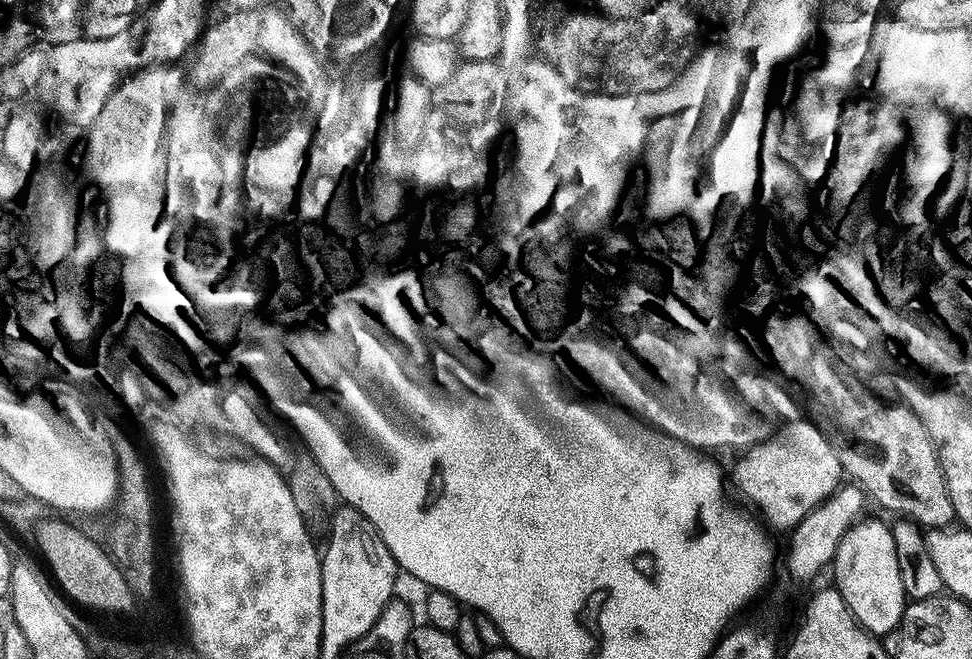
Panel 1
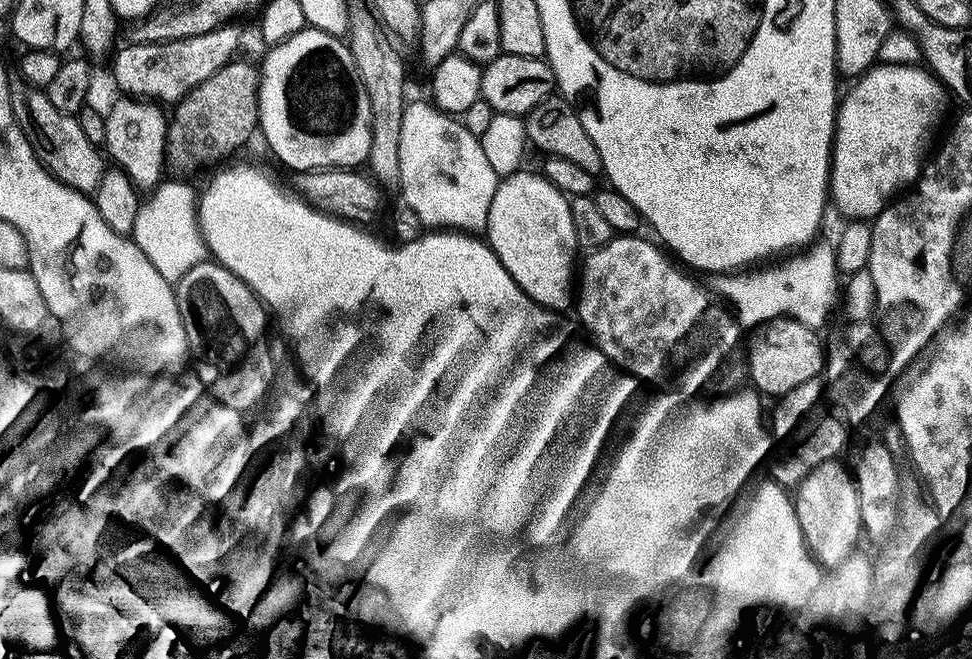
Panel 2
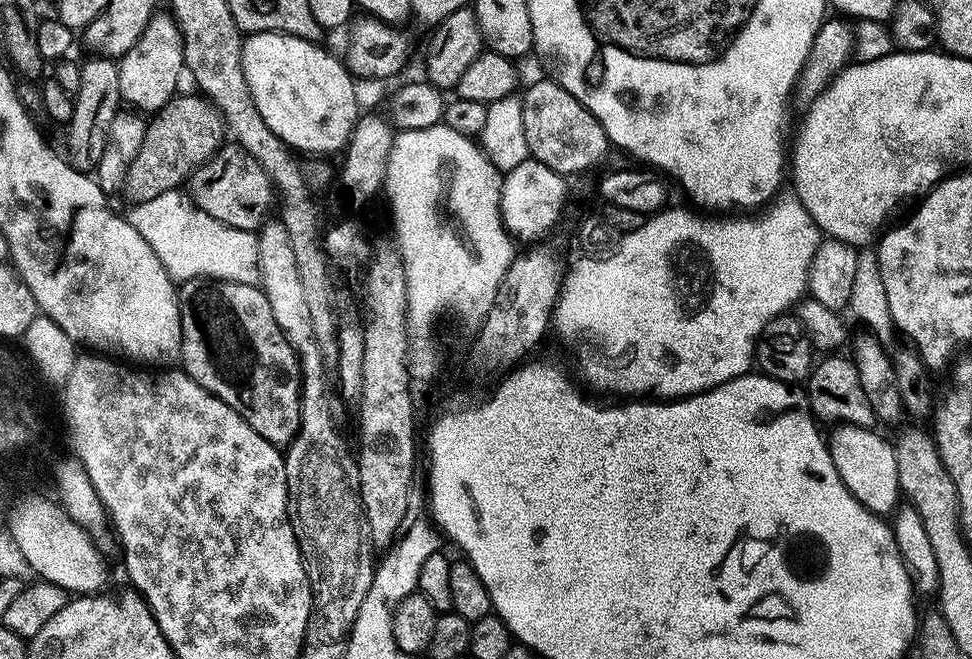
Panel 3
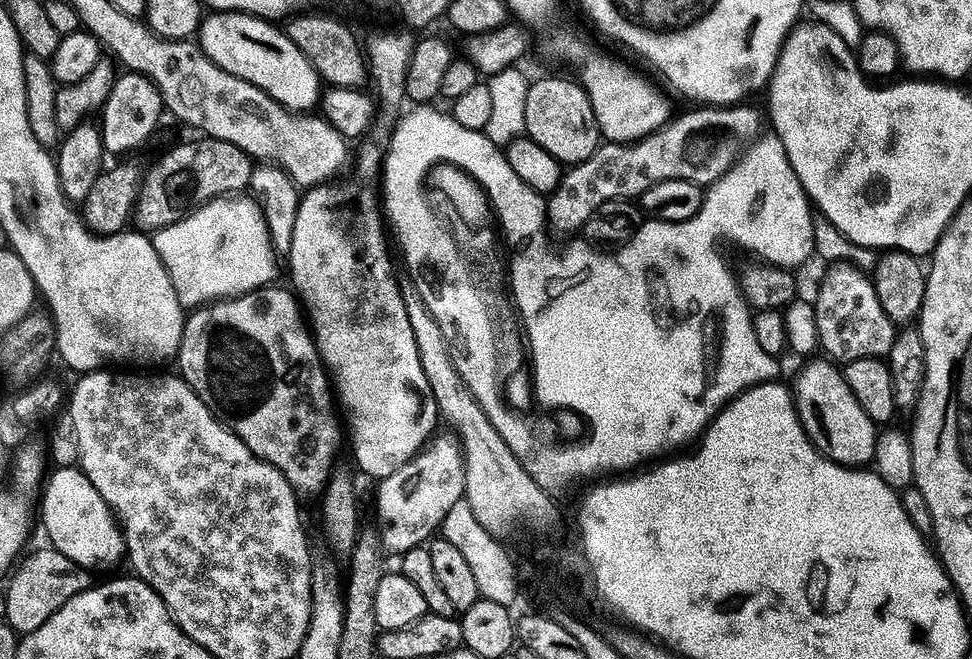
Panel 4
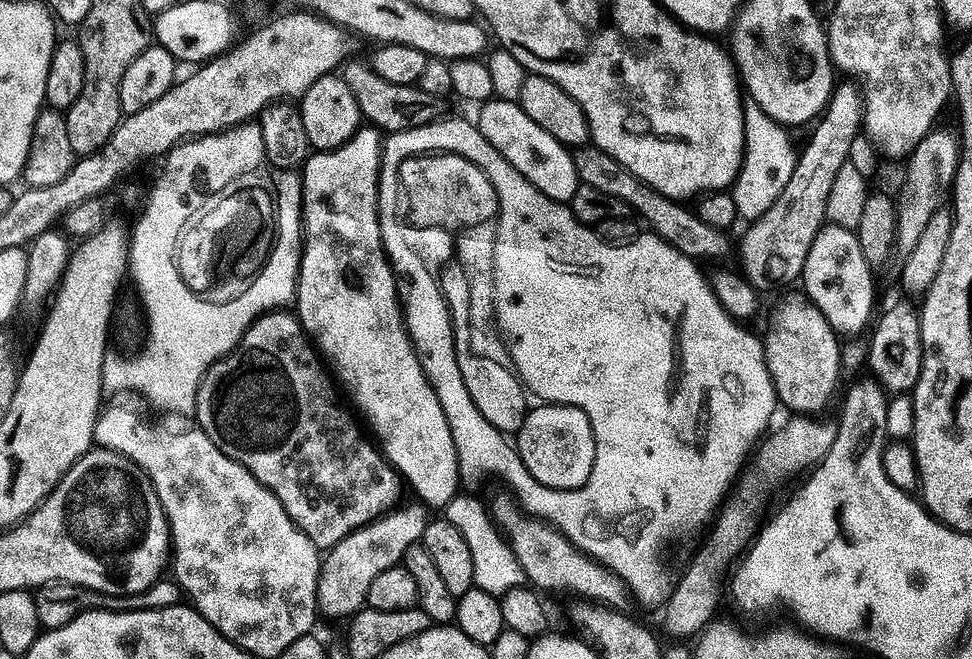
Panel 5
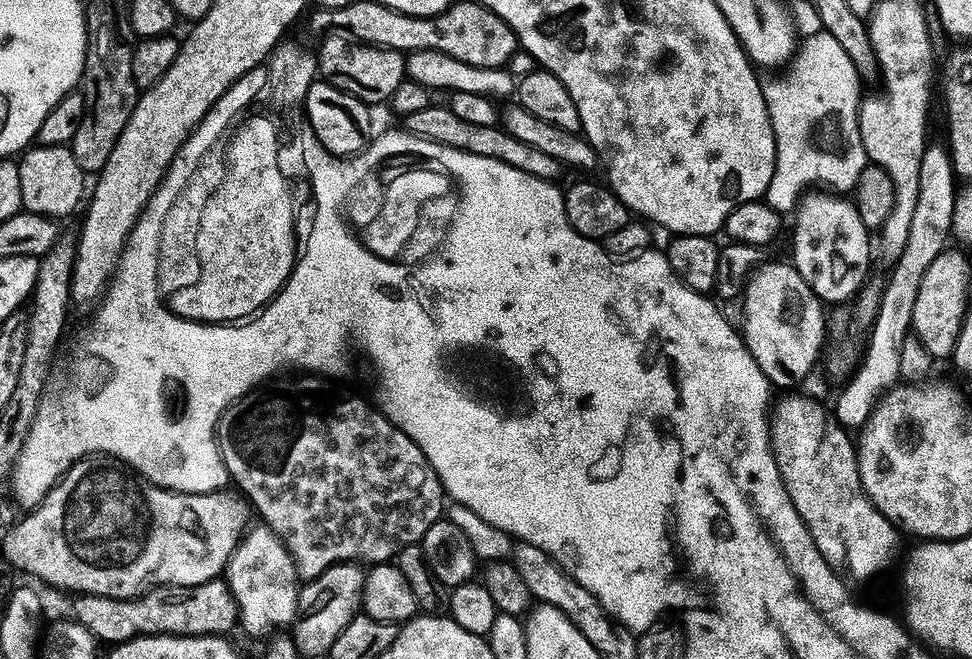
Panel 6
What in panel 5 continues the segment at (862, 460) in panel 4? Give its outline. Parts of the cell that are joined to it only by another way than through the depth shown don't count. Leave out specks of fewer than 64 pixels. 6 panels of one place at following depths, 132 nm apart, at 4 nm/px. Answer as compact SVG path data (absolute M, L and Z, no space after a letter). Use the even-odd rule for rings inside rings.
M788 300L777 310L764 354L779 403L801 416L815 417L827 410L840 388L842 344L815 303L808 300Z

